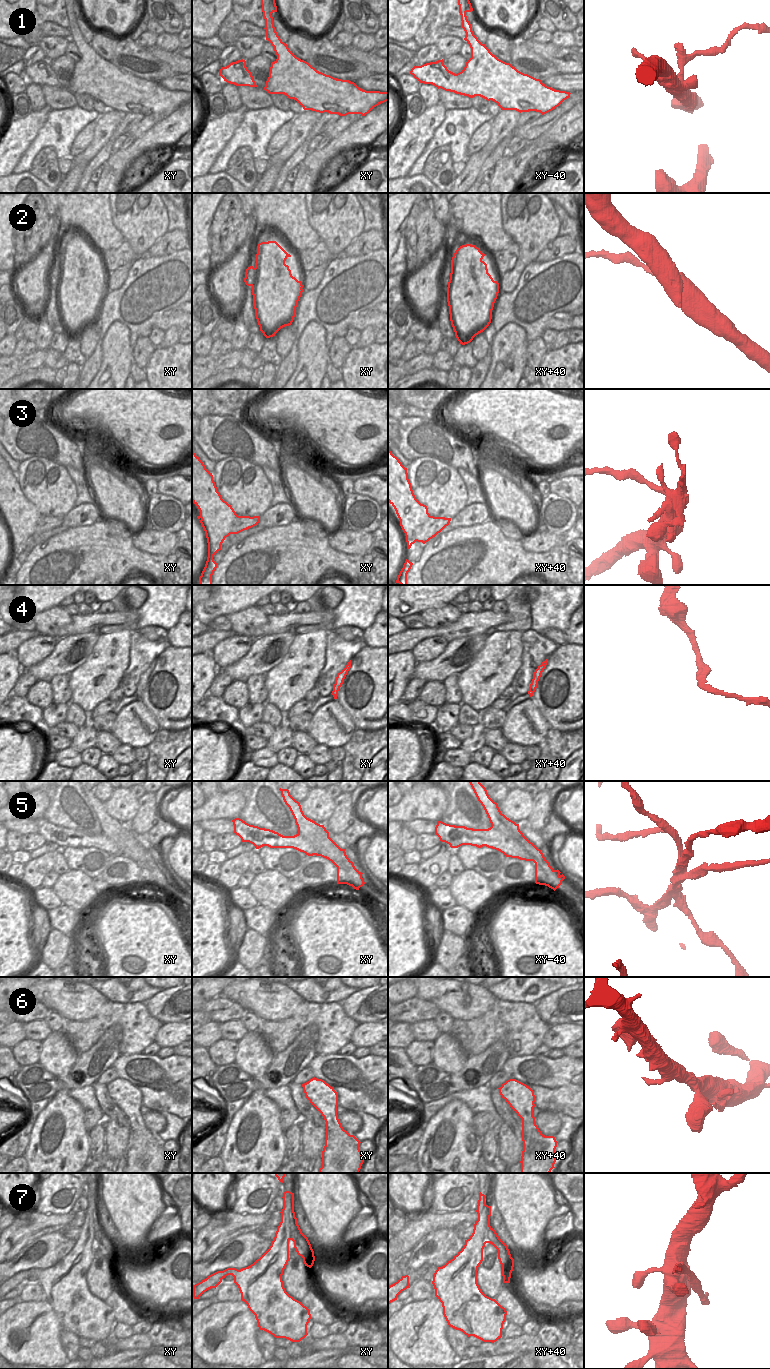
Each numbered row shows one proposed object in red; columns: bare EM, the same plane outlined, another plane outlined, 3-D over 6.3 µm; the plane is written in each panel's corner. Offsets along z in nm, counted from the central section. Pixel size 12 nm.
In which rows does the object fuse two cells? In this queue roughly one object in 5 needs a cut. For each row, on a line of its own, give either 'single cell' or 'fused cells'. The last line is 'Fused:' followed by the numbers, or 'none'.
1: fused cells
2: fused cells
3: fused cells
4: single cell
5: fused cells
6: single cell
7: single cell
Fused: 1, 2, 3, 5

